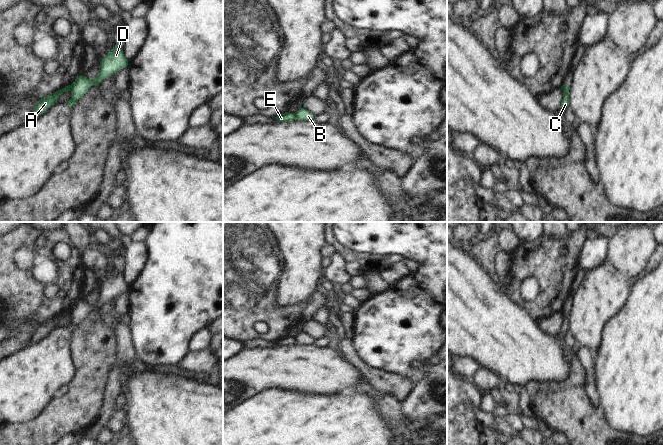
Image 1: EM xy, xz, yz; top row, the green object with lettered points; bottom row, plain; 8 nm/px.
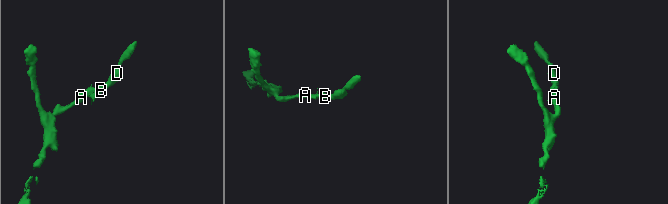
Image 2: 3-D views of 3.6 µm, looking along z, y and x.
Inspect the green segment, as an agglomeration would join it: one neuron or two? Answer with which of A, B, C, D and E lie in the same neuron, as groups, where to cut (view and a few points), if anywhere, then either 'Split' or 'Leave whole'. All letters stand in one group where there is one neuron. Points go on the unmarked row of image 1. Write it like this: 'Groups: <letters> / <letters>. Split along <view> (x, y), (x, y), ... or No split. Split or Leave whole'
Groups: A E / B C D. Split along xz (293, 337), (295, 343). Split

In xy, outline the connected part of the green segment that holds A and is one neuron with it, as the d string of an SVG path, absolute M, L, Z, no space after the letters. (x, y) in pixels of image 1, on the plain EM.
M71 309L65 310L64 312L60 313L60 314L50 318L50 319L47 319L47 320L43 321L42 323L40 323L36 327L33 335L30 338L26 339L25 344L33 343L33 342L36 342L39 339L43 338L49 331L51 331L52 329L57 327L59 320L63 316L70 315L70 312L71 312Z

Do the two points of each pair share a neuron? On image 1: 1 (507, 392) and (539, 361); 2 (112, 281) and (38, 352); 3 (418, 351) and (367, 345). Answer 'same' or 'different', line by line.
1: different
2: same
3: same

